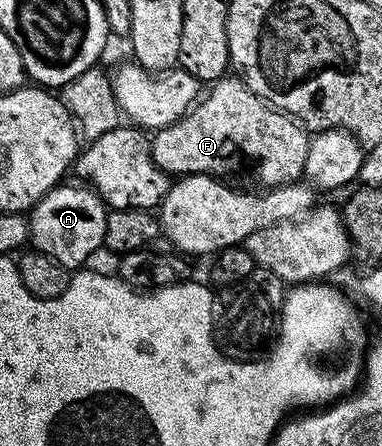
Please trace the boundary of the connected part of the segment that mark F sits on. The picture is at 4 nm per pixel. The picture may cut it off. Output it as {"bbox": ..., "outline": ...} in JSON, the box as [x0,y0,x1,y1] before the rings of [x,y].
{"bbox":[151,76,309,188],"outline":[[[224,76],[210,87],[211,90],[202,95],[188,109],[184,118],[178,118],[173,124],[162,126],[154,131],[151,138],[153,160],[168,176],[186,176],[189,174],[210,174],[227,176],[243,161],[251,165],[257,181],[263,188],[289,186],[303,178],[305,156],[309,152],[309,134],[289,114],[276,110],[274,106],[258,98],[238,77]]]}

